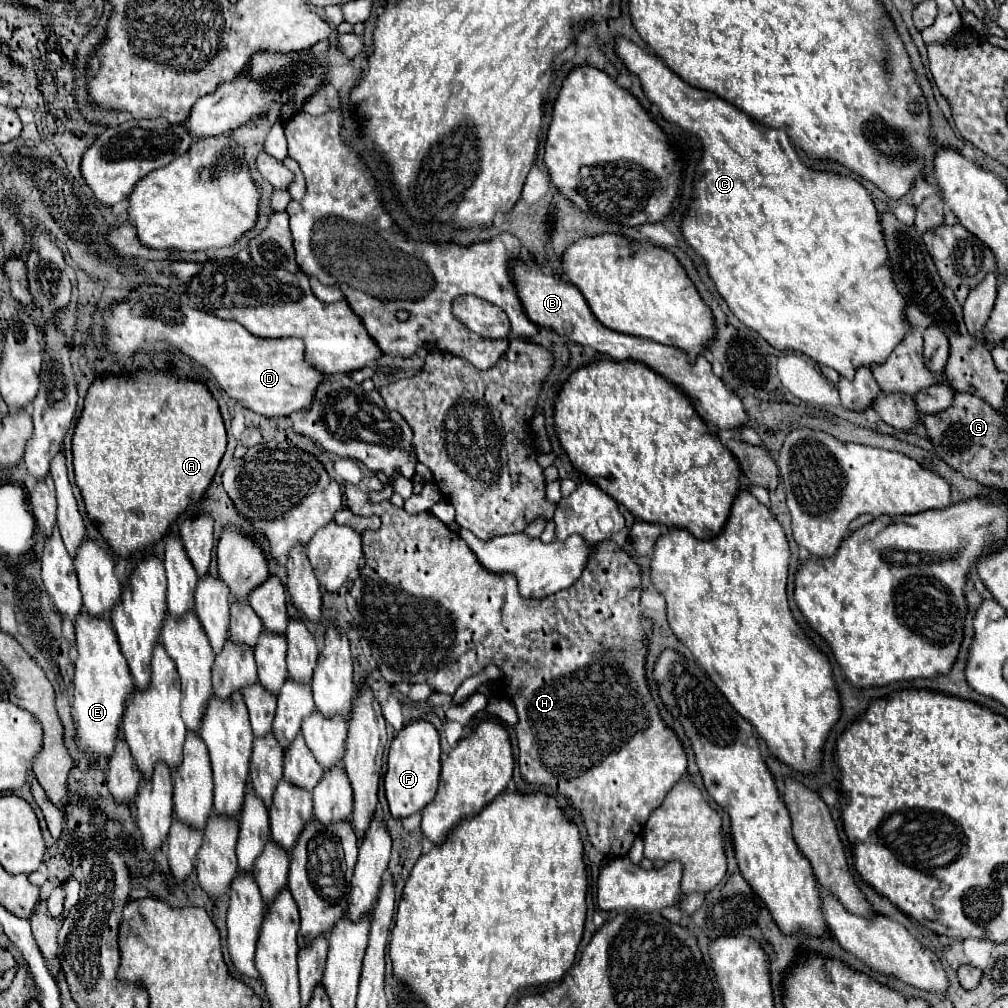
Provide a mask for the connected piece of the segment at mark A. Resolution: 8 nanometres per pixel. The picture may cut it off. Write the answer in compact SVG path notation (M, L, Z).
M137 370L133 376L105 374L105 378L97 378L89 386L89 392L85 396L83 412L81 412L81 416L77 420L77 426L75 426L75 434L73 434L75 482L77 482L77 486L83 494L89 518L99 526L99 532L103 534L103 538L109 542L109 546L113 548L115 554L127 556L127 554L145 550L147 546L159 542L163 538L163 534L167 532L171 520L175 520L191 502L197 502L205 494L205 490L209 488L209 482L215 476L215 470L217 470L217 466L219 466L219 462L225 454L225 448L227 448L227 434L225 434L225 424L223 424L223 418L221 418L221 412L219 412L219 404L211 396L211 392L207 390L207 384L203 380L177 376L173 370L169 370L169 372Z

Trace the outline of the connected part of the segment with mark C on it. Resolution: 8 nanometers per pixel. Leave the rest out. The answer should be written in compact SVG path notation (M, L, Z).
M617 38L617 54L627 64L627 68L641 78L641 86L643 86L645 96L653 104L659 106L663 118L677 124L677 126L681 126L683 132L699 136L701 142L703 142L703 160L701 160L701 164L698 164L698 171L694 179L694 196L689 206L689 212L687 212L687 216L681 224L681 232L683 232L687 244L705 258L707 268L709 268L709 276L715 282L715 288L719 290L719 294L729 304L731 312L745 326L759 332L773 348L777 348L777 350L787 350L789 348L789 350L801 352L801 354L809 356L811 360L837 370L841 376L845 376L849 380L853 380L857 368L861 368L861 366L871 368L873 364L883 364L883 360L889 358L893 348L905 338L911 324L905 318L905 302L907 300L895 286L893 270L891 270L889 258L887 258L887 246L885 246L885 236L883 236L883 228L881 228L881 218L879 218L879 214L873 206L873 200L871 200L869 192L859 182L855 182L851 178L843 178L843 176L827 174L827 172L815 172L815 170L807 168L799 160L799 156L797 156L793 144L789 142L789 136L787 136L785 130L767 128L767 126L759 124L757 120L753 120L743 110L739 110L733 104L729 104L727 100L723 100L721 96L715 96L713 92L689 86L675 72L671 72L665 64L661 64L659 58L655 58L653 54L647 54L637 44L633 44L625 38Z

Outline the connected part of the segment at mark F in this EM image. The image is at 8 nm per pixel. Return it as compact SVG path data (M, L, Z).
M411 720L399 732L389 748L387 760L387 774L385 774L385 794L389 800L391 814L395 818L411 816L417 810L423 810L437 792L439 786L439 772L441 772L441 746L439 746L439 732L427 720Z

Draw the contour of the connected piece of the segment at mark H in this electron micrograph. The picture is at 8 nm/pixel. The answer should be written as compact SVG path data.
M369 476L363 478L359 484L345 484L345 498L347 498L347 506L351 508L353 514L359 516L371 516L377 514L381 518L381 528L379 530L367 530L363 534L363 554L365 554L365 568L361 570L361 576L353 582L351 594L357 598L359 604L359 614L361 614L361 622L359 622L359 632L361 636L365 636L371 644L373 656L379 658L381 666L381 674L389 684L397 684L397 682L427 682L435 688L435 692L447 692L453 694L459 684L469 678L475 676L477 672L483 670L483 666L489 664L497 664L501 668L501 678L503 678L503 694L511 698L511 702L517 708L519 714L519 722L515 726L517 732L517 744L519 744L519 754L521 754L521 774L523 778L537 786L549 786L553 792L561 794L563 798L569 798L573 802L573 806L583 814L585 826L587 826L587 834L589 840L593 842L593 846L597 846L605 856L615 856L617 852L617 844L619 844L619 854L617 856L625 856L633 844L633 840L641 834L643 824L647 822L649 814L659 808L659 804L663 802L665 794L683 778L685 770L687 770L687 756L683 750L681 740L675 736L675 732L663 722L659 708L651 696L651 688L645 676L645 658L647 658L647 650L649 650L649 640L651 640L651 628L653 628L653 620L647 618L641 610L641 566L631 558L631 554L627 554L625 550L619 550L615 542L605 540L597 546L595 554L591 556L583 576L569 586L567 590L555 592L551 596L543 596L543 598L523 598L519 594L517 582L513 574L495 574L495 572L487 572L481 562L477 560L477 556L471 552L471 548L465 544L465 540L453 532L451 528L447 528L439 518L435 518L433 514L407 514L403 508L393 506L391 502L381 502L381 504L371 504L367 500L369 492L373 490L381 490L383 482L377 476Z

